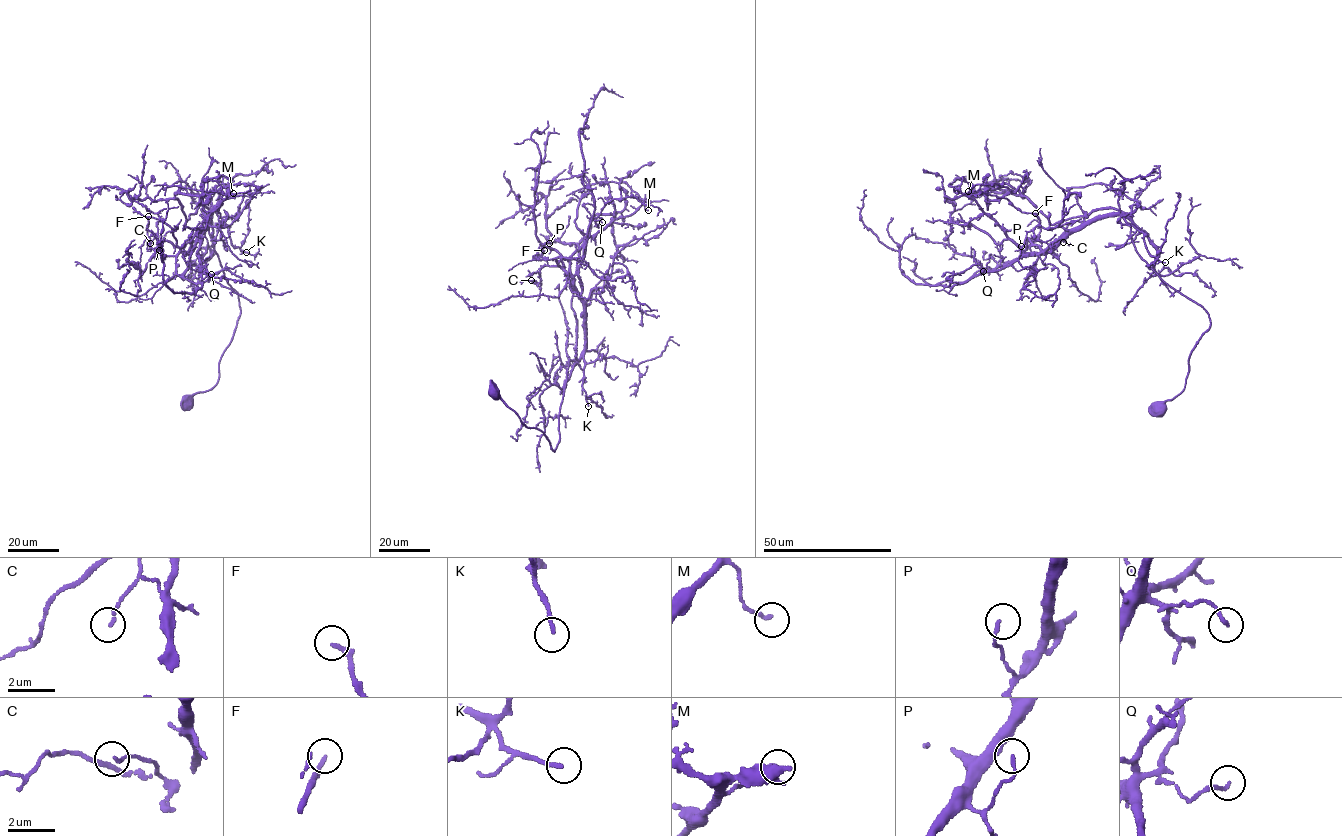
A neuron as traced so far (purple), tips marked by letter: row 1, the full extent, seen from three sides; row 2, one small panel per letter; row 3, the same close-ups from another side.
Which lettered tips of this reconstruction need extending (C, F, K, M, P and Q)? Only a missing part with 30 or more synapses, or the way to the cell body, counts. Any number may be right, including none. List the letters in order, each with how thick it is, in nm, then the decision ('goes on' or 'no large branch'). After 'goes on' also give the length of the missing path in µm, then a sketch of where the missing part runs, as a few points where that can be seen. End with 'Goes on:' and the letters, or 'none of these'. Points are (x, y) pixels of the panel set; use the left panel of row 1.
C: calibre 130 nm; no large branch
F: calibre 180 nm; no large branch
K: calibre 170 nm; goes on; missing 25 µm; course (246, 252), (254, 251), (265, 270), (261, 269)
M: calibre 160 nm; no large branch
P: calibre 120 nm; no large branch
Q: calibre 140 nm; no large branch
Goes on: K

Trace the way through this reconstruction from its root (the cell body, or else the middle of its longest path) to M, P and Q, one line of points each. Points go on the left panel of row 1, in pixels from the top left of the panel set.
M: (187, 401), (216, 383), (240, 307), (209, 233), (214, 210), (185, 254), (208, 216), (233, 193)
P: (187, 401), (216, 383), (239, 301), (209, 233), (214, 210), (191, 251), (167, 241), (156, 256), (159, 250)
Q: (187, 401), (216, 383), (240, 314), (209, 233), (213, 210), (196, 253), (199, 274), (211, 274)

